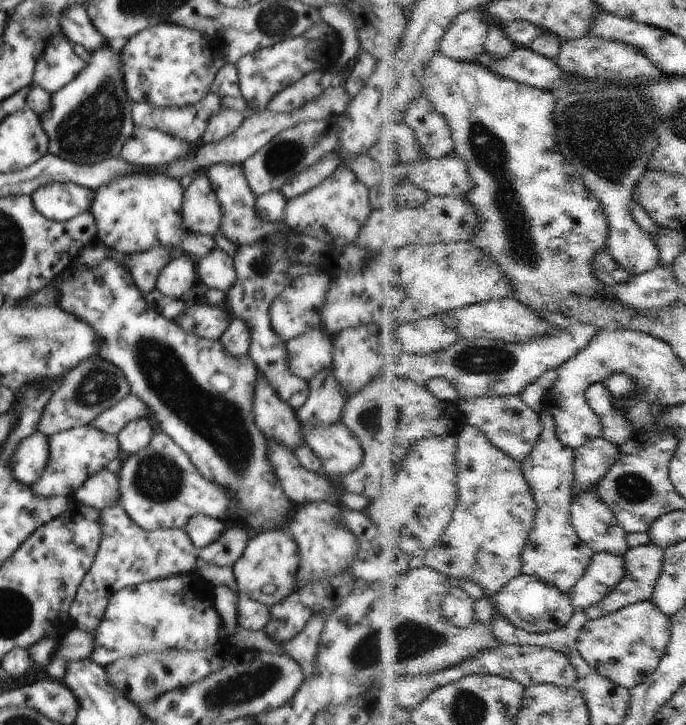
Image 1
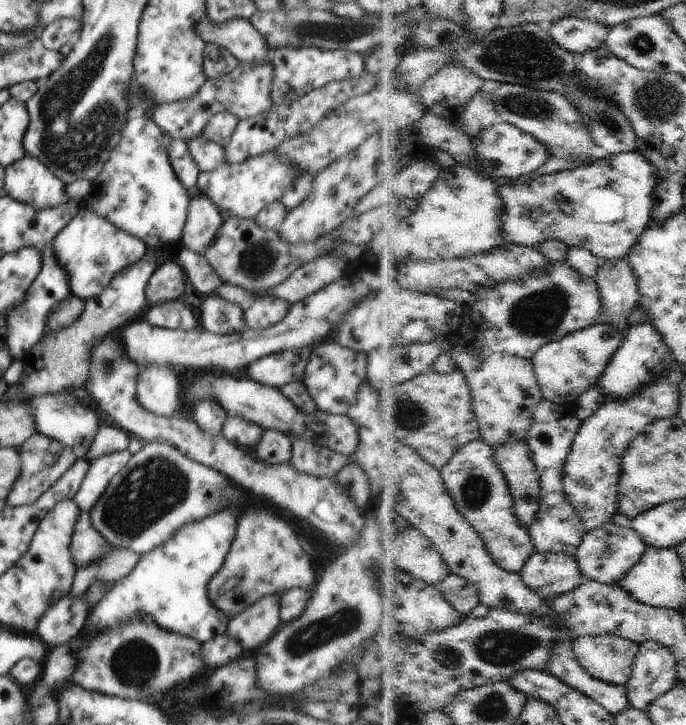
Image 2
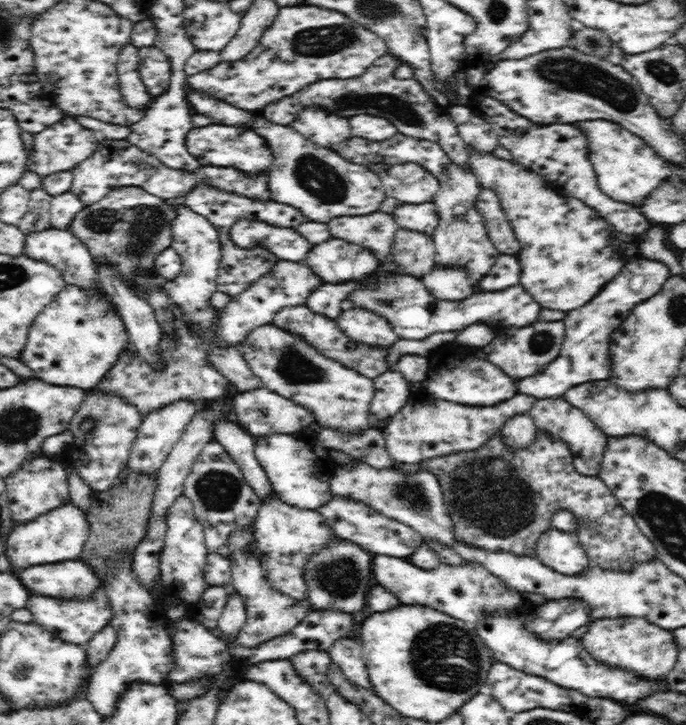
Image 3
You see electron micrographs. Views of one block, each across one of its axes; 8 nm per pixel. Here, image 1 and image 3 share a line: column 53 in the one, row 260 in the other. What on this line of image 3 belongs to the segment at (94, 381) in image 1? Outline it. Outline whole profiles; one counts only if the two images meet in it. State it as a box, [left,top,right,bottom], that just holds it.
[384,228,435,279]

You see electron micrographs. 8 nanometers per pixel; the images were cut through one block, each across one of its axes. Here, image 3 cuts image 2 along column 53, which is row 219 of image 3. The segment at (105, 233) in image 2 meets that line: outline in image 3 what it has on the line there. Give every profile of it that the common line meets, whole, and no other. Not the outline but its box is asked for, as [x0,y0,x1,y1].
[230,218,312,262]

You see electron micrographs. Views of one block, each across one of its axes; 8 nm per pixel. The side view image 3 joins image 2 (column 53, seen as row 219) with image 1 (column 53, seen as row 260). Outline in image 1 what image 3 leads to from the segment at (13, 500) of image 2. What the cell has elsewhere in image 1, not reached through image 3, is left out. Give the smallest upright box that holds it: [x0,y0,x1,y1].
[30,424,120,497]

